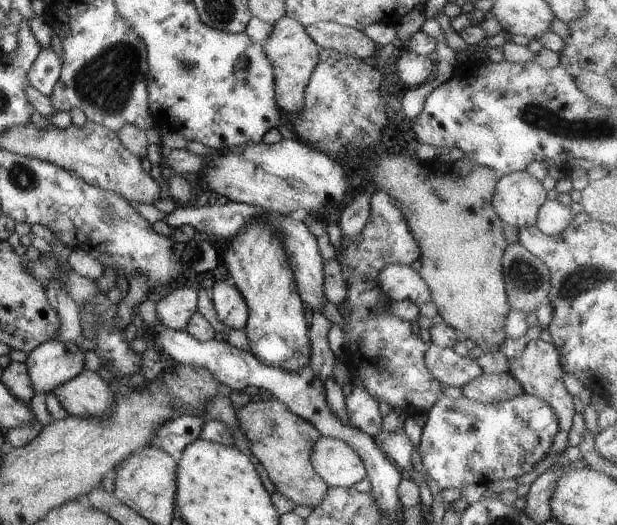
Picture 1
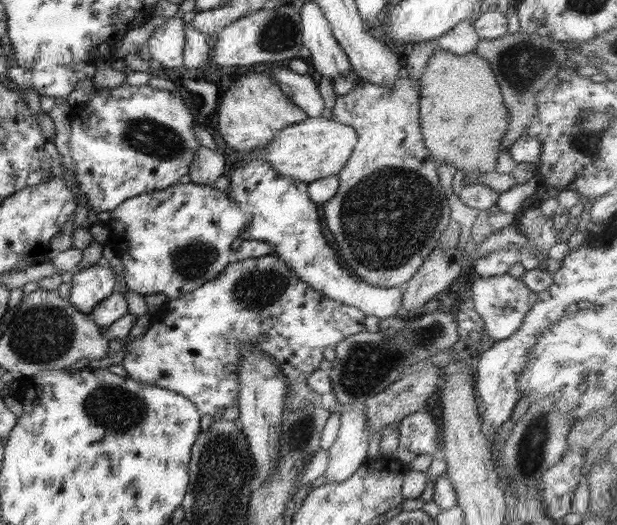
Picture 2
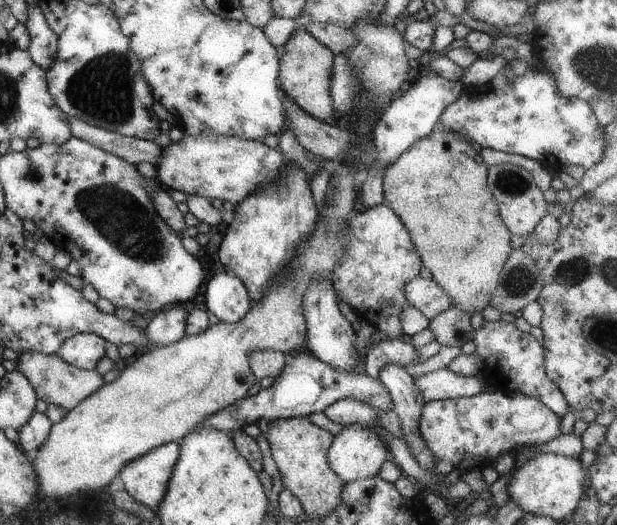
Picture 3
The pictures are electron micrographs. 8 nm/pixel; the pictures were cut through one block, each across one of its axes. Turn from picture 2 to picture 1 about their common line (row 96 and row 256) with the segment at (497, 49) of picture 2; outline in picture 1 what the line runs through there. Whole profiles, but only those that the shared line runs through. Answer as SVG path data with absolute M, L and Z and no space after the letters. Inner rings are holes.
M510 244L501 259L502 274L511 309L522 310L526 315L535 312L547 302L550 291L549 270L544 262L533 256L522 244Z

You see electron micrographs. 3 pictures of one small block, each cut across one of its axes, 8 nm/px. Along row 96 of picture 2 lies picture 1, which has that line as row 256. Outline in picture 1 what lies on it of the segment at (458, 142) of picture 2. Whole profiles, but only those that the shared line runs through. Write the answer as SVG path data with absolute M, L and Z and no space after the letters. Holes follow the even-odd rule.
M384 152L384 154L378 154L378 156L370 156L370 158L366 158L365 161L352 161L351 163L351 168L354 168L354 170L362 166L368 168L368 172L372 174L372 178L370 178L372 184L378 186L381 190L386 190L386 192L392 196L392 200L400 206L400 210L402 210L402 214L404 214L411 234L414 236L414 239L420 248L420 262L422 262L422 266L420 266L419 274L422 276L424 282L426 282L426 285L432 294L432 301L436 304L438 315L444 319L446 325L459 331L463 338L468 338L474 342L475 345L480 346L482 350L484 350L484 353L495 353L500 351L504 339L506 339L506 332L504 332L505 320L512 310L507 298L501 264L502 256L509 244L506 241L506 238L504 238L504 224L501 222L498 214L496 214L491 202L492 196L494 196L494 190L496 189L496 184L502 177L502 174L497 173L496 170L478 166L478 164L470 162L468 158L458 162L446 163L436 158L420 160L414 158L409 152L400 154L386 154L386 152Z

